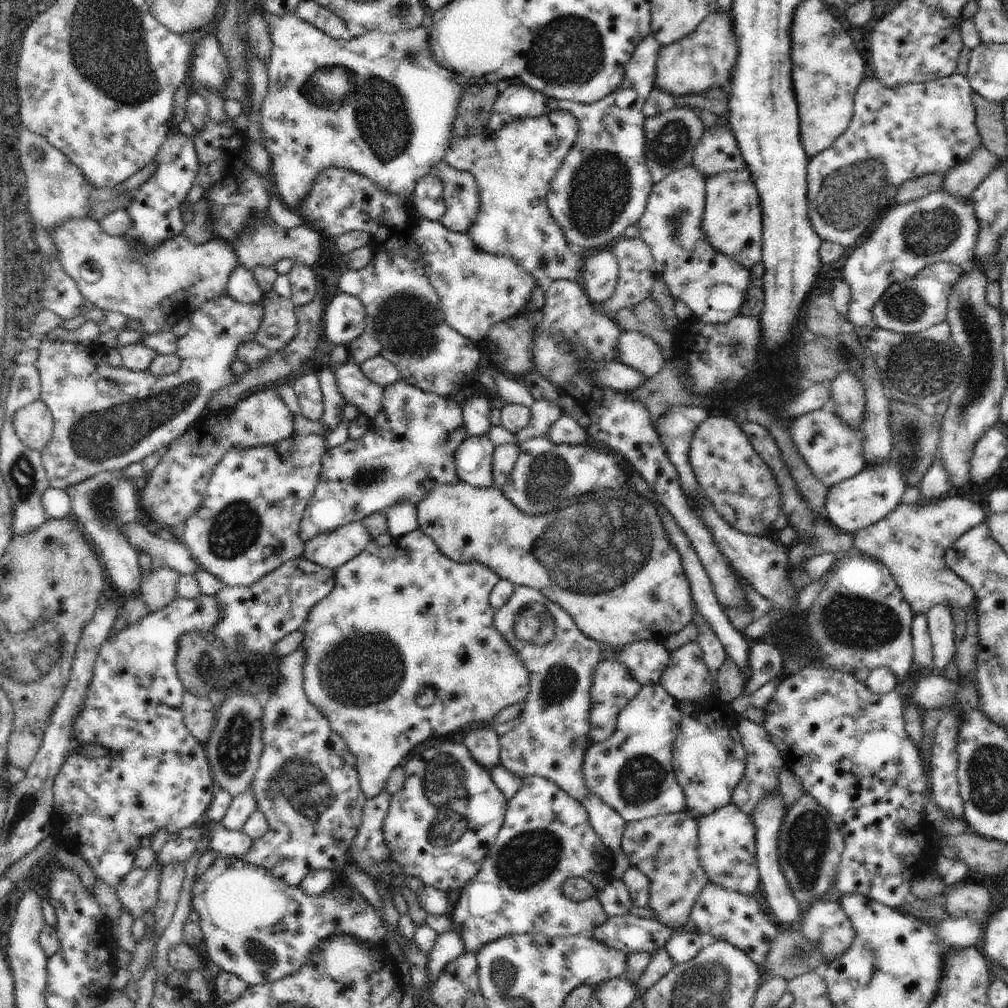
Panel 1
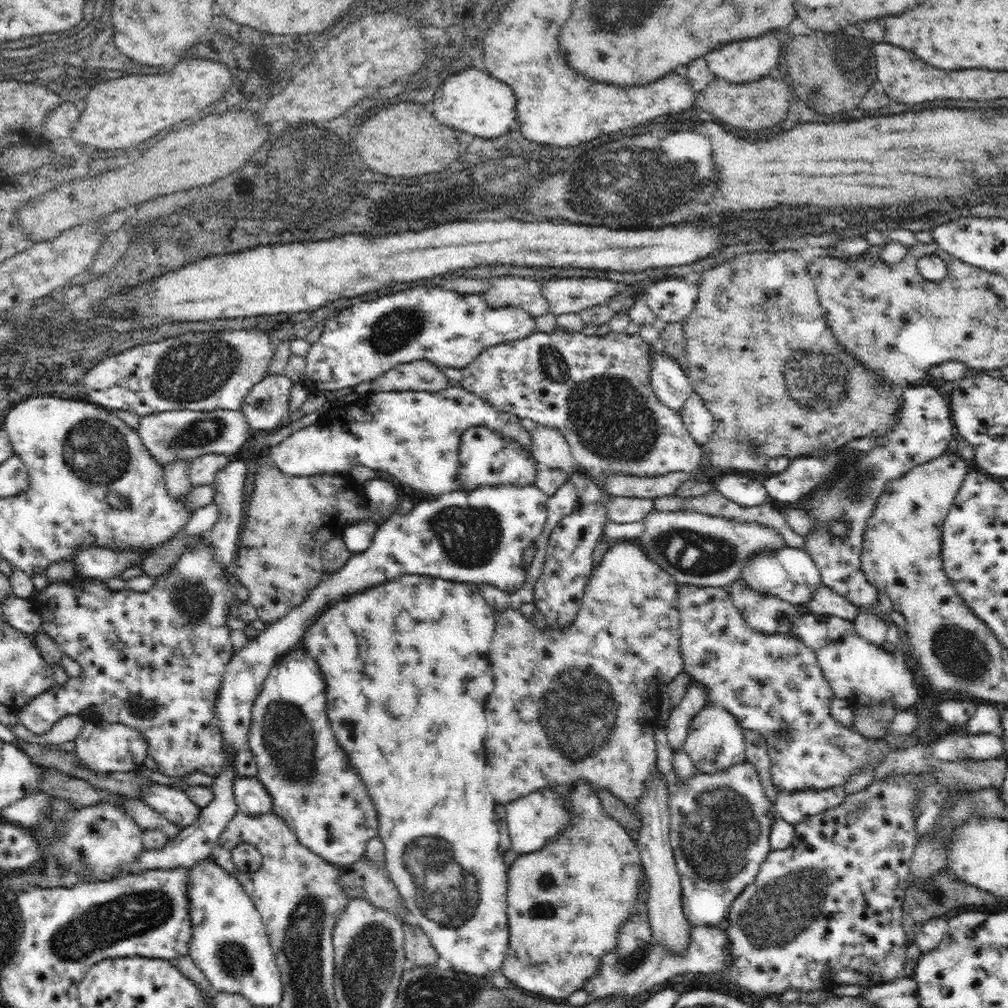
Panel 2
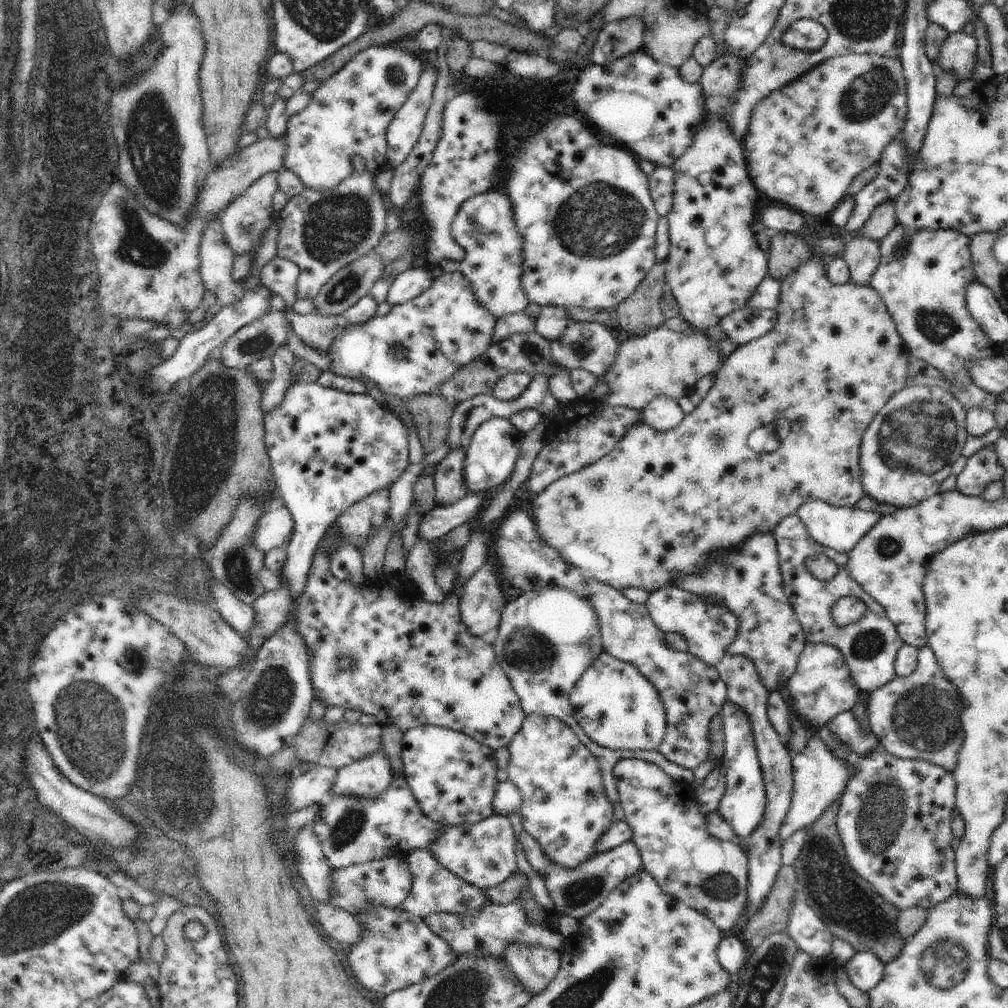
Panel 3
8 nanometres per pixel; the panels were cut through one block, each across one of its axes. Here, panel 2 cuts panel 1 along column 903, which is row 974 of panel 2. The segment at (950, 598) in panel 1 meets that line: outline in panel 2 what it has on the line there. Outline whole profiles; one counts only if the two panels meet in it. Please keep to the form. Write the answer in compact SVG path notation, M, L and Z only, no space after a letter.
M581 781L575 784L573 791L567 794L565 802L569 802L570 807L572 807L572 823L566 825L563 831L560 831L553 839L550 839L542 848L526 854L518 854L514 862L508 866L507 913L510 942L506 959L504 959L501 966L501 973L513 986L519 987L525 992L533 992L559 1000L566 1000L572 992L582 989L586 979L595 975L599 967L600 958L606 952L614 952L618 929L631 913L631 908L637 897L638 879L644 870L636 840L625 828L622 828L620 823L606 814L600 797L596 795L596 791L589 785L589 782Z

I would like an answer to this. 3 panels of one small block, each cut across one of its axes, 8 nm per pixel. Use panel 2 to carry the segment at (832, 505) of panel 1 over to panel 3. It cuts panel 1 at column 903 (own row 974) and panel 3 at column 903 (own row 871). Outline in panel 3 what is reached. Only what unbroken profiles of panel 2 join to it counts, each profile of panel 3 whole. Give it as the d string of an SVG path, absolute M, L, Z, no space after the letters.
M906 385L894 394L873 417L862 437L860 476L864 494L898 509L932 498L951 475L952 464L963 451L967 441L966 416L956 397L939 386Z

